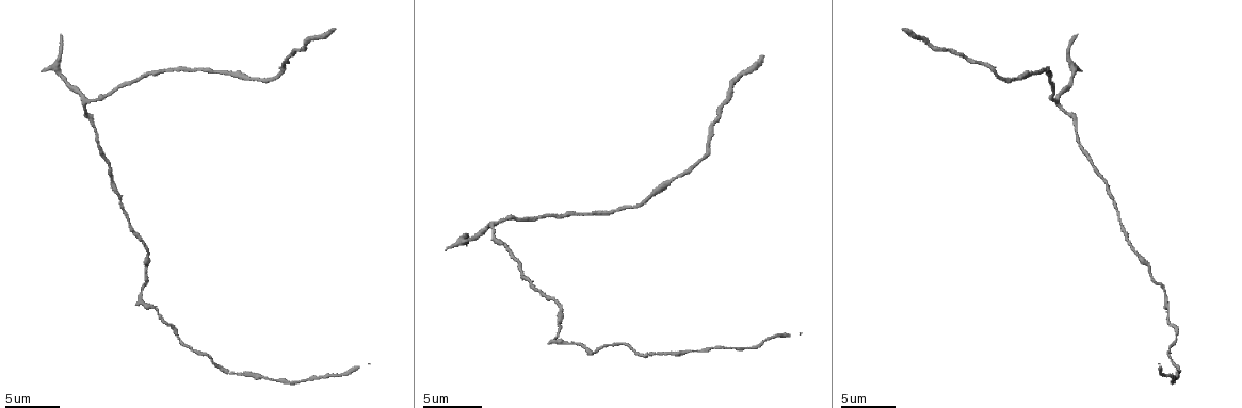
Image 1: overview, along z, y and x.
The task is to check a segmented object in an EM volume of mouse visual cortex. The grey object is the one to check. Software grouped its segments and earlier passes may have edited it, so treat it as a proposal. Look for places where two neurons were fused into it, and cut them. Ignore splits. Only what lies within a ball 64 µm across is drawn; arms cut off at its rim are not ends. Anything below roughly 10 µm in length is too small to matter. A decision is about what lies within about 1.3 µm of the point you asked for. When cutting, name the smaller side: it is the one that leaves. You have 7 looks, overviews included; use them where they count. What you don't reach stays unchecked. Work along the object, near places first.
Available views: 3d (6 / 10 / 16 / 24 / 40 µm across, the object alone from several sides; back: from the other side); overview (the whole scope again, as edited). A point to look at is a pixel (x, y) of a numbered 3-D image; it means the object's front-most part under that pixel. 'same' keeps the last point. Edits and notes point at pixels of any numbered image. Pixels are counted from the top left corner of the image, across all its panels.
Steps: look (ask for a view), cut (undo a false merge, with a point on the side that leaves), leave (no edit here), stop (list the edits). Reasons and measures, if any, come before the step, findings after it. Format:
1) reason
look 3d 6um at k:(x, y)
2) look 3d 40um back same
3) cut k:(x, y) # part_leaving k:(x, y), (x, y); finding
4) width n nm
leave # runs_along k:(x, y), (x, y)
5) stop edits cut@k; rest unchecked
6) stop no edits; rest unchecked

calibre changes
look 3d 10um at 1:(1176, 336)

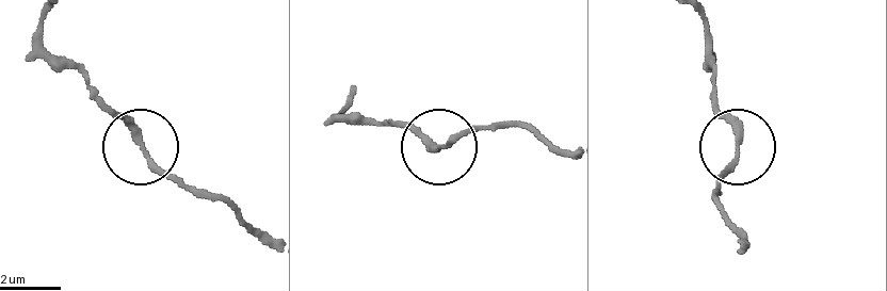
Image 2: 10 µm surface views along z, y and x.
leave # all the same neuron

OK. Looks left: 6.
calibre changes
look 3d 6um at 1:(142, 288)

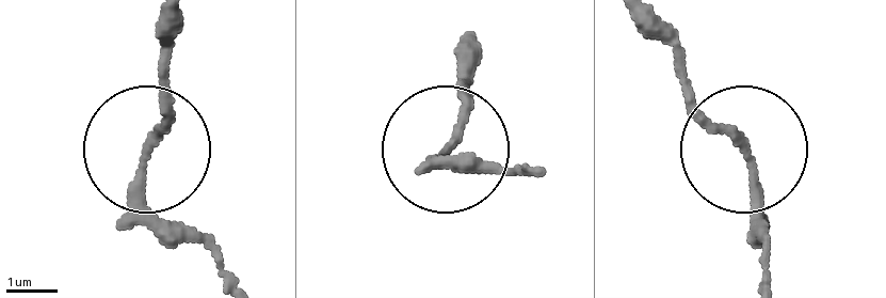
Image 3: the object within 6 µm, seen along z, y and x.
look 3d 6um back at 3:(147, 160)

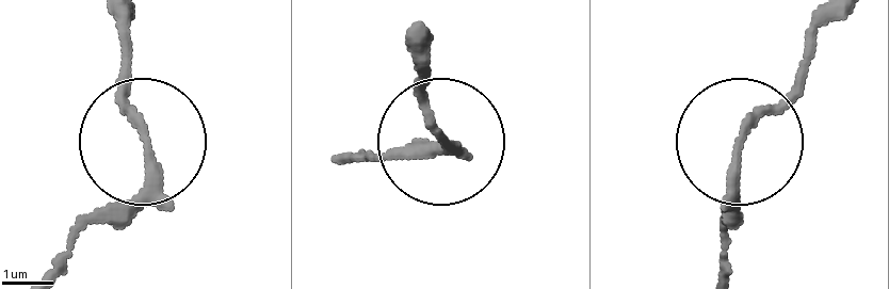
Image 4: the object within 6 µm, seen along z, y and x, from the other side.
width 190 nm
leave # runs_along 4:(417, 46), (417, 97), (442, 148), (366, 160); continuous, no second neuron

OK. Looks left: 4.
look 3d 6um at 1:(109, 170)

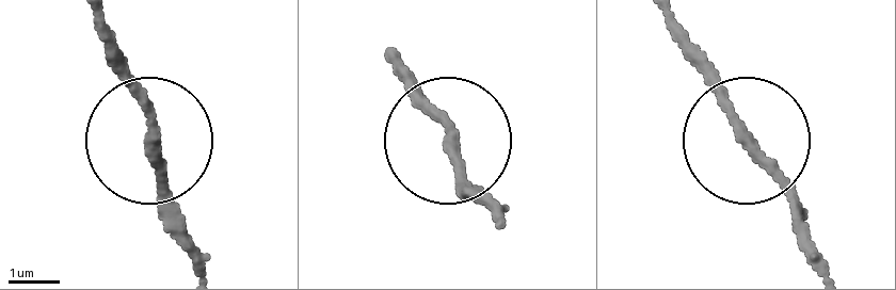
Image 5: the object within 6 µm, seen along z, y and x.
leave # runs_along 5:(157, 138), (161, 202), (182, 236); one neuron here

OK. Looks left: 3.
stop no edits; rest unchecked

